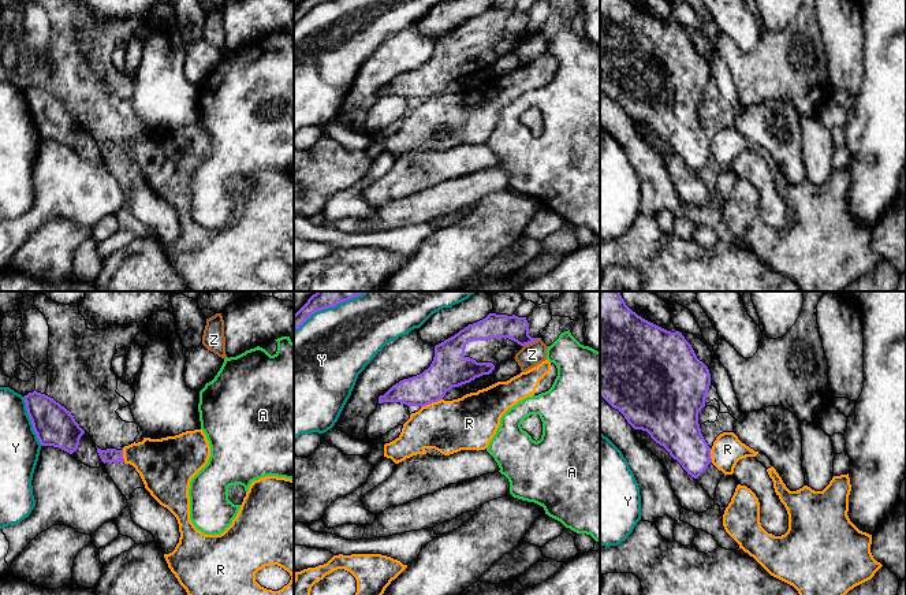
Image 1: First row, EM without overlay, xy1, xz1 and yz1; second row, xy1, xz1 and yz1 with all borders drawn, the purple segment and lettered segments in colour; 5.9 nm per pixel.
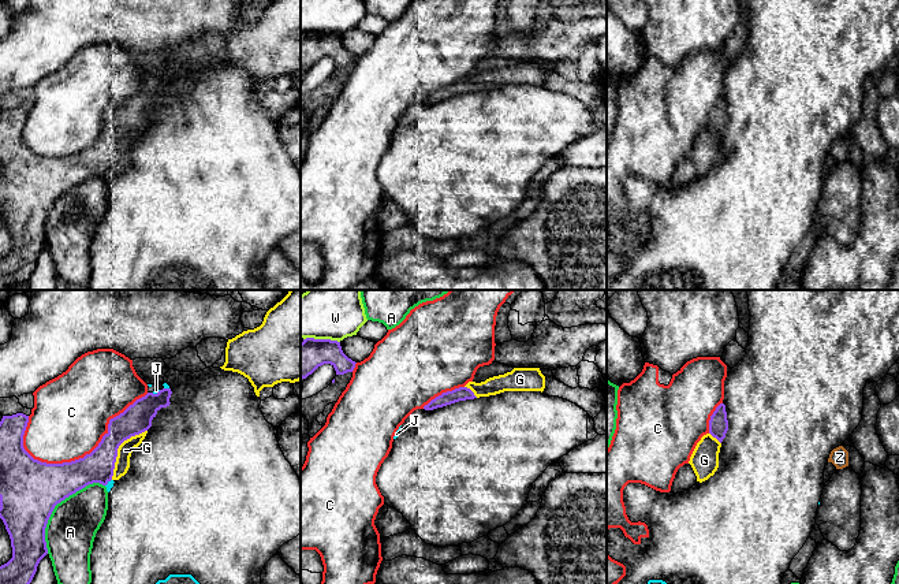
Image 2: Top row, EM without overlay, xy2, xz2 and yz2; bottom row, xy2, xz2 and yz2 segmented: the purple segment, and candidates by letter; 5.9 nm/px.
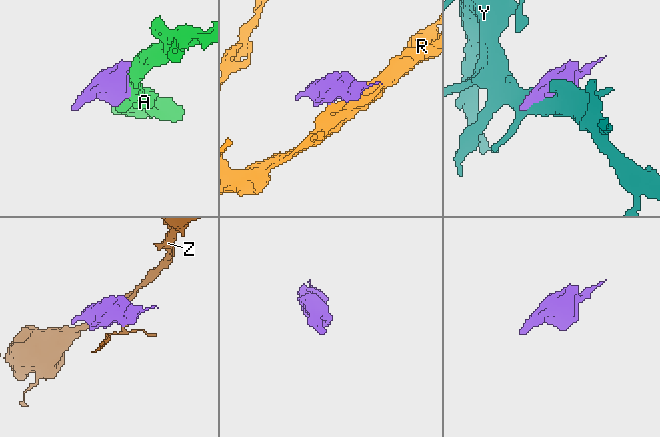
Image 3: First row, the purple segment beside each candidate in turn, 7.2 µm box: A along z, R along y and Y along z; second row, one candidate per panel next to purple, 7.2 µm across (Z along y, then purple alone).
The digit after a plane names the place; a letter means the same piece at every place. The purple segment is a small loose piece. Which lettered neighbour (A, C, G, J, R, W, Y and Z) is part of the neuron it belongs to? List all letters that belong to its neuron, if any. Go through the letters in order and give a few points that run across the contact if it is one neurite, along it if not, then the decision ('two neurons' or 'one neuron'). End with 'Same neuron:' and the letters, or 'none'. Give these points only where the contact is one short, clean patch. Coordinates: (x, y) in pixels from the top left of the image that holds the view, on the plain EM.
A: two neurons
C: two neurons
G: one neuron
J: two neurons
R: line xz1 (442, 92), (421, 101); two neurons
W: line xz2 (303, 32), (329, 32), (339, 36); two neurons
Y: two neurons
Z: two neurons
Same neuron: G

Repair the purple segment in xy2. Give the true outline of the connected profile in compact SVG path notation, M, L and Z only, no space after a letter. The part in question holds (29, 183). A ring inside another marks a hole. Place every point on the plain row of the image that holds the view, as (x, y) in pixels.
M163 82L157 88L148 86L137 93L123 107L109 114L108 126L90 148L63 157L41 156L25 144L23 129L29 109L23 107L3 109L0 115L0 212L11 233L12 252L0 260L0 290L11 290L31 276L40 254L48 248L45 222L57 197L89 178L107 179L111 174L119 174L127 167L133 144L145 133L157 105L169 100L171 88L171 82Z

